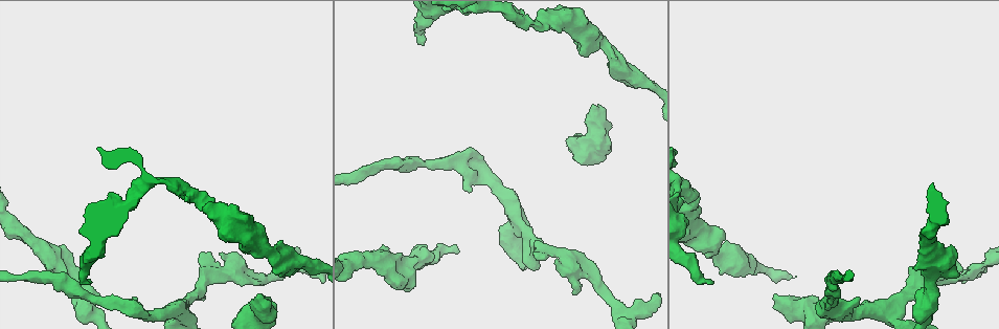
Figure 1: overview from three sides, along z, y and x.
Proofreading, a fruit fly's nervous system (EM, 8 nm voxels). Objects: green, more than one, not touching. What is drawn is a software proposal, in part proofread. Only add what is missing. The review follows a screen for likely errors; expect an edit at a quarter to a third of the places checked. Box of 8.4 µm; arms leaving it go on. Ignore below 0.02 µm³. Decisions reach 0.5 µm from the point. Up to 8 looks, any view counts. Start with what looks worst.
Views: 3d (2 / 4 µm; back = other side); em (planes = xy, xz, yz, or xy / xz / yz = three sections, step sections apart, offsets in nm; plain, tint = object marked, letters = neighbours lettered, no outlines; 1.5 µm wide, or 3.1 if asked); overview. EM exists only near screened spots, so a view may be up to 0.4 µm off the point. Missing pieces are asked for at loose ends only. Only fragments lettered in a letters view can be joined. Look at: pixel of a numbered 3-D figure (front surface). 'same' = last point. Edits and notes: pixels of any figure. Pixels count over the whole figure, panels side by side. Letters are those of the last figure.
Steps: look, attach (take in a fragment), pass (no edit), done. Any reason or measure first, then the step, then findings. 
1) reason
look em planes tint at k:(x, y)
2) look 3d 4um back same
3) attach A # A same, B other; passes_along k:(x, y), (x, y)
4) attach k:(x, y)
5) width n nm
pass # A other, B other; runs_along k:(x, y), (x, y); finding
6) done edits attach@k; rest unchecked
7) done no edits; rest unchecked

branch stops here
look em planes letters at 1:(572, 292)

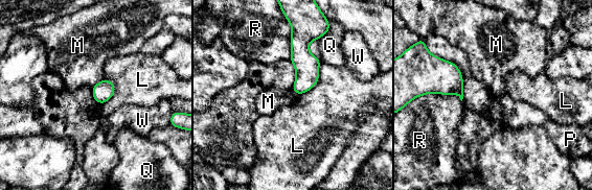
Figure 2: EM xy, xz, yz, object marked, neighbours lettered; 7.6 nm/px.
width 150 nm
pass # L other, M other, P other, Q other, R other, W other; border 2:(104, 78), (92, 88); none of them fits

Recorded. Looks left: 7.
an open end
look 3d 2um at 1:(89, 280)

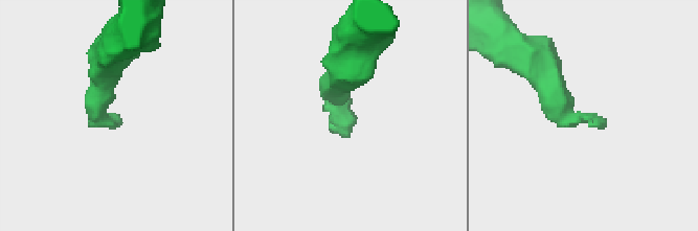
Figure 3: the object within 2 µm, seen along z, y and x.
look em planes letters at 3:(604, 124)

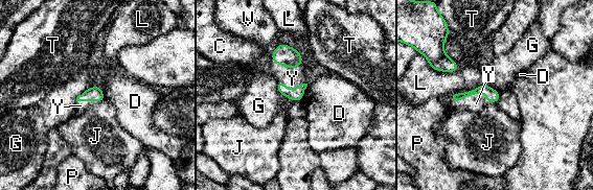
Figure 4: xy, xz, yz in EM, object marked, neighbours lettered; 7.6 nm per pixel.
attach Y # C other, D other, G other, J other, L other, P other, T other, V other, Y same; passes_along 4:(493, 96), (474, 95), (476, 103); the neuron continues

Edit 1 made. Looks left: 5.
stops while still wide
look em planes letters at 1:(592, 106)

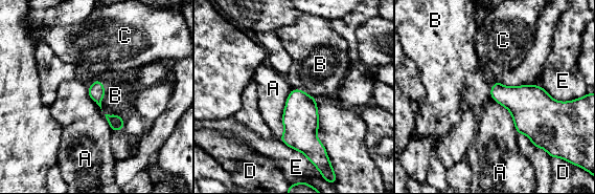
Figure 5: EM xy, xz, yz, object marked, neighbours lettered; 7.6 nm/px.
attach B # A other, B same, C other, D other, E other; passes_along 5:(96, 91), (104, 95), (115, 95); it goes on there

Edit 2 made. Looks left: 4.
done edits attach@4, attach@5; rest unchecked

